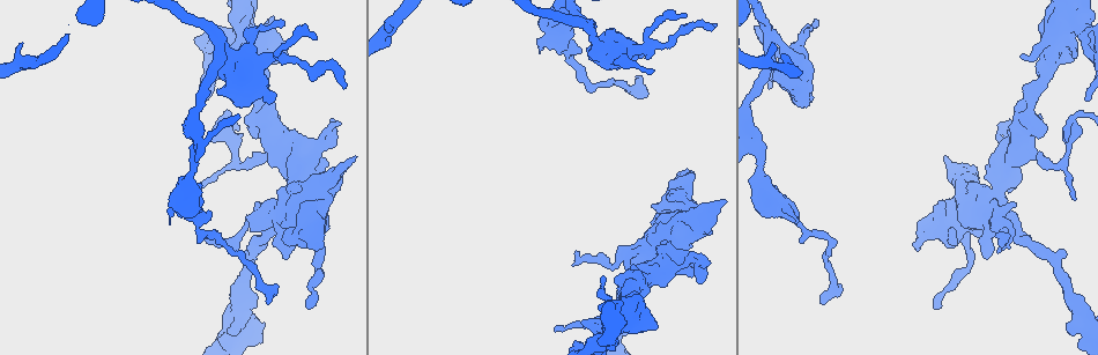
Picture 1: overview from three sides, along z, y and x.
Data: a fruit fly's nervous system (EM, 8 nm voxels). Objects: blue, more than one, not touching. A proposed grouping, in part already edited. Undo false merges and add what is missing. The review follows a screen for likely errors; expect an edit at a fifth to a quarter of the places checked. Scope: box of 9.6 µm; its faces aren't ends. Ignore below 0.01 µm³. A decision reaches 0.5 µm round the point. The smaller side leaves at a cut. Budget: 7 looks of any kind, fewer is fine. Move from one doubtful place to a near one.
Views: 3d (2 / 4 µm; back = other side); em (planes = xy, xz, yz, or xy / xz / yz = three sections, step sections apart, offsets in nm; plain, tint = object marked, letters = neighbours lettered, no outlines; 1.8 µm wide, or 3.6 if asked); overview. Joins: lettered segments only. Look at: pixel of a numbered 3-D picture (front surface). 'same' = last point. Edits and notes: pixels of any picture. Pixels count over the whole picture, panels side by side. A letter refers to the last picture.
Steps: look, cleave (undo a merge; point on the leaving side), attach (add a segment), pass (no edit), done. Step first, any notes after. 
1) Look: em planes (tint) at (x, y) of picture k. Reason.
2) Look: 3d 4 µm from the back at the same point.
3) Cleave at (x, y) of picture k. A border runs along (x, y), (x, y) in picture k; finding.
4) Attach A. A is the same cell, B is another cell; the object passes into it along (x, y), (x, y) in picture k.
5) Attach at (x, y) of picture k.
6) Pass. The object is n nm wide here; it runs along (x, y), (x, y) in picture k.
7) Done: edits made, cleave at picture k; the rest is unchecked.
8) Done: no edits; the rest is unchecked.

Look: em planes (letters) at (1070, 27) of picture 1. Calibre changes.

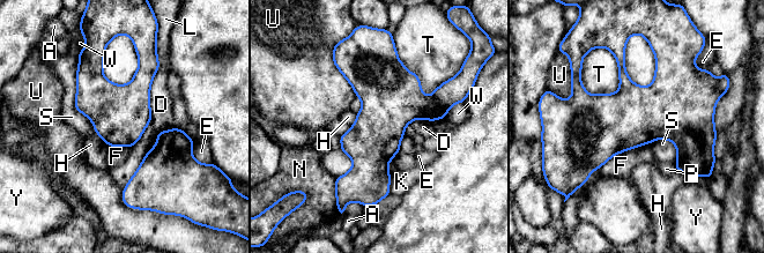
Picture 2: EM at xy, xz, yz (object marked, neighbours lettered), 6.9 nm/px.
Pass. A, D, E, F, H, K, L, N, P, S, T, U, W and Y are other cells; a border runs along (650, 143), (615, 154), (600, 169) in picture 2; one cell here.

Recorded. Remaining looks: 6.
Look: em 3.6 µm xz step 16 (letters) at (271, 129) of picture 1.

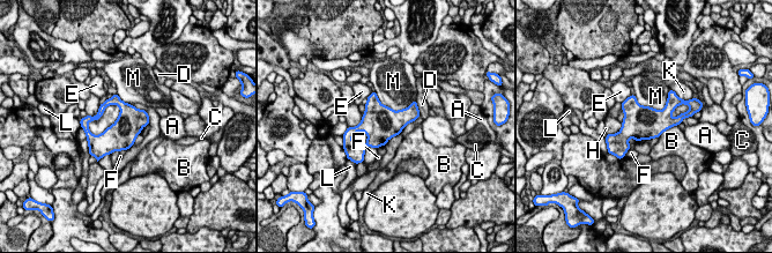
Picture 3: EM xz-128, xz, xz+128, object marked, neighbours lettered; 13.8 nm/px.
Pass. A, B, C, D, E, F, H, K, L and M are other cells; a border runs along (633, 95), (655, 109), (668, 98) in picture 3; continuous, no second cell.

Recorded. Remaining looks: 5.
Look: 3d 4 µm at (998, 197) of picture 1. Abrupt turn.

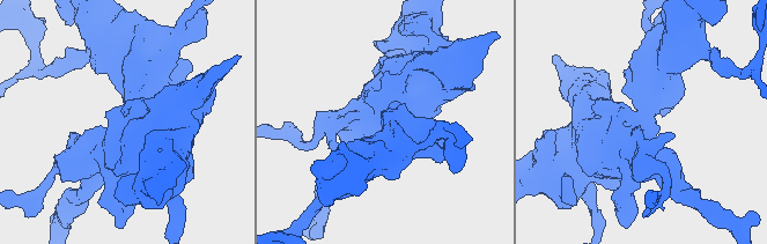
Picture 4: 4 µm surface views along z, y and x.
Look: em planes (tint) at (644, 127) of picture 4.

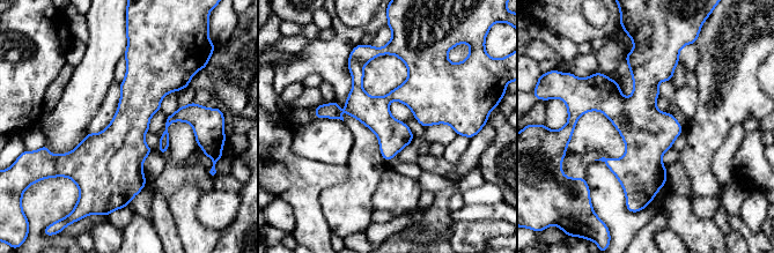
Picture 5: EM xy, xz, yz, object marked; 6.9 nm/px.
Look: em planes (letters) at the same point.

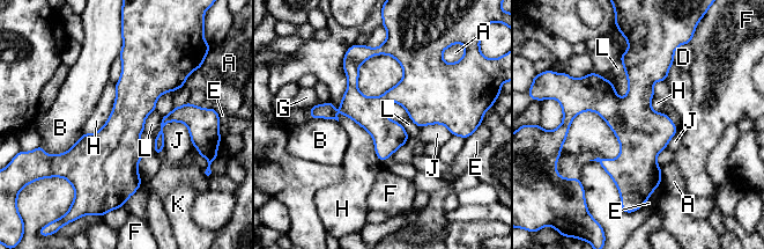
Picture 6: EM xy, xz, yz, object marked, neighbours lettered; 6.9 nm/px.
Pass. A, B, D, E, F, G, H, J, K and L are other cells; a border runs along (343, 56), (340, 111), (380, 162) in picture 6; all the same cell.

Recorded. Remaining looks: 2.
Done: no edits; the rest is unchecked.

